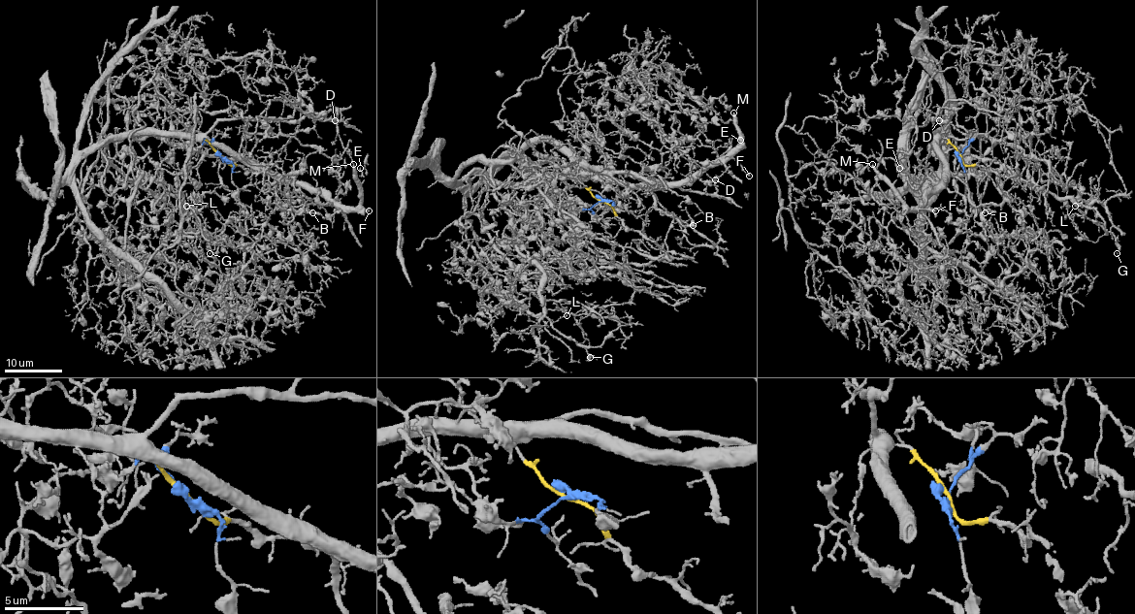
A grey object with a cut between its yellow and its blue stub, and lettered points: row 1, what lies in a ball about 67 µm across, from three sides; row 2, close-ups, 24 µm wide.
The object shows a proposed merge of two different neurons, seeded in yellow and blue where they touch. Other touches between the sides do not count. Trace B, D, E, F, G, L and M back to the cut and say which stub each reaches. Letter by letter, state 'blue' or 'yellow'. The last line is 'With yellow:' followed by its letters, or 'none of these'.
B: yellow
D: yellow
E: yellow
F: yellow
G: yellow
L: yellow
M: yellow
With yellow: B, D, E, F, G, L, M

